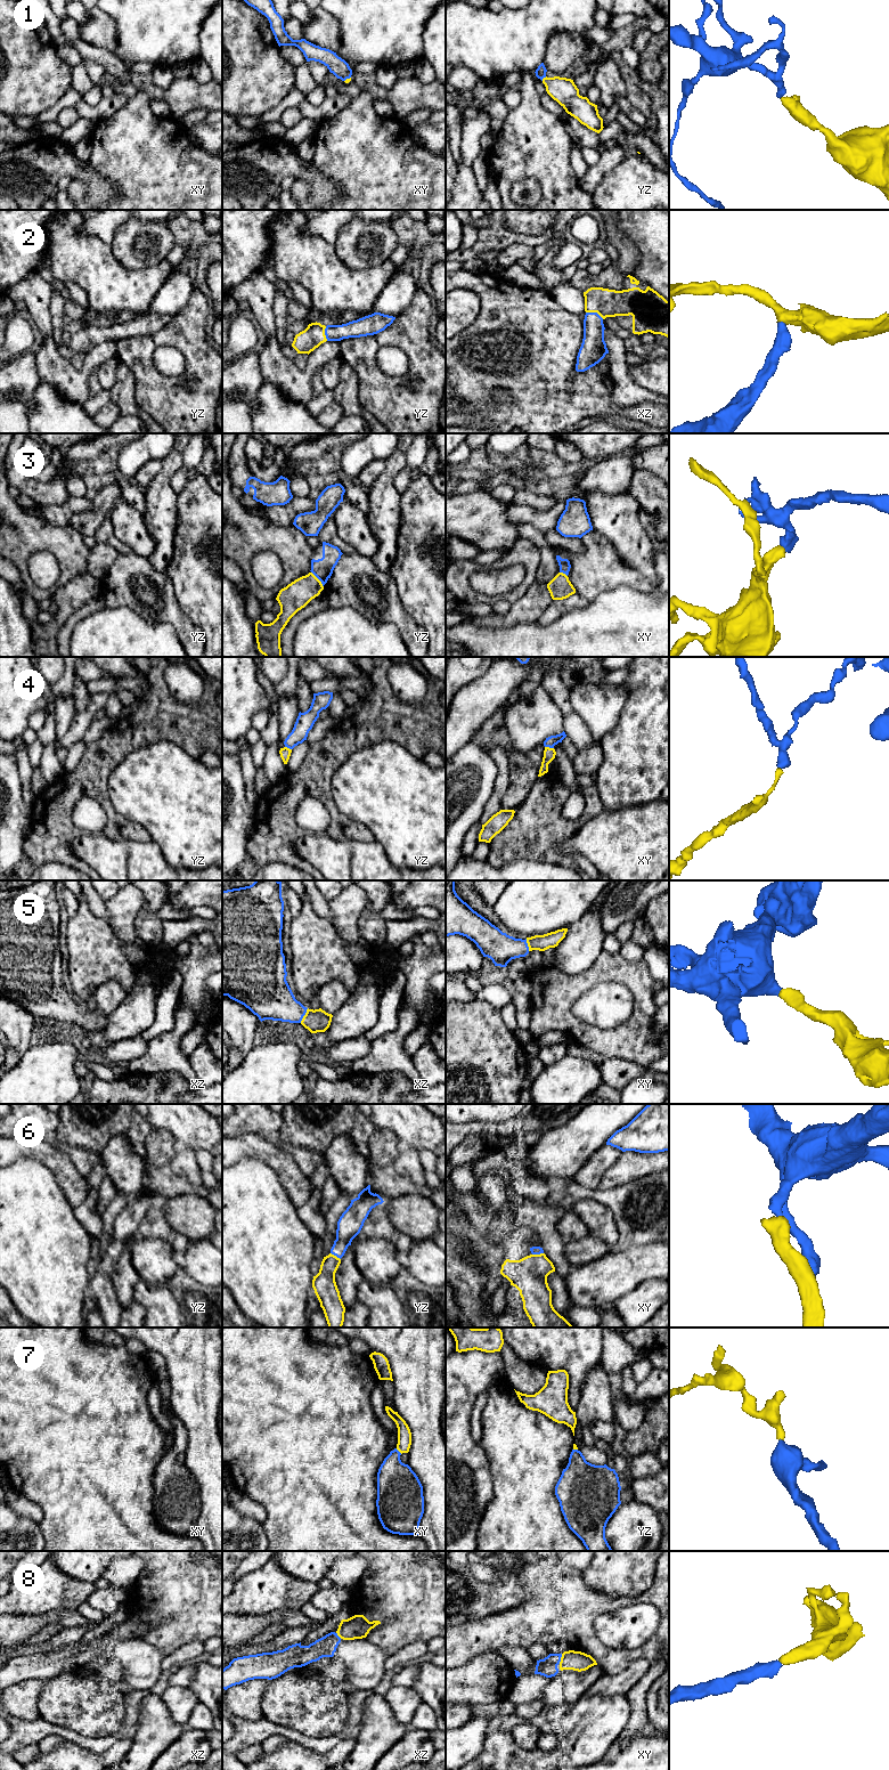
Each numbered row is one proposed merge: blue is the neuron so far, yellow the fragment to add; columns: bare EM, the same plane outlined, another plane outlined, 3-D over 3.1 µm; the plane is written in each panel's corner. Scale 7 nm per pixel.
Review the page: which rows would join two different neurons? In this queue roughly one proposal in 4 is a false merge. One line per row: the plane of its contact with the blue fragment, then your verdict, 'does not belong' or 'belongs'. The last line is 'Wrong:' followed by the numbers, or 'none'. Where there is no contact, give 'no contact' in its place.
1: contact in yz; belongs
2: contact in xz; belongs
3: contact in yz; does not belong
4: contact in xy; does not belong
5: contact in xz; belongs
6: contact in xy; belongs
7: contact in xy; belongs
8: contact in xy; belongs
Wrong: 3, 4

